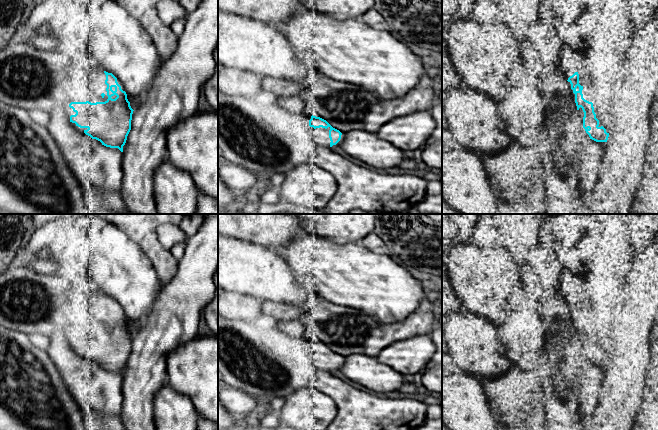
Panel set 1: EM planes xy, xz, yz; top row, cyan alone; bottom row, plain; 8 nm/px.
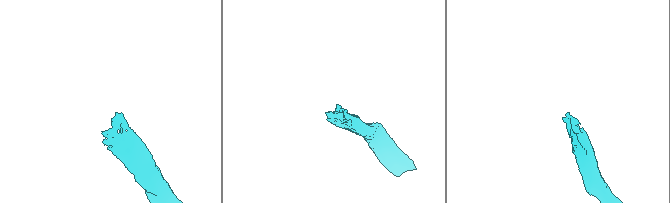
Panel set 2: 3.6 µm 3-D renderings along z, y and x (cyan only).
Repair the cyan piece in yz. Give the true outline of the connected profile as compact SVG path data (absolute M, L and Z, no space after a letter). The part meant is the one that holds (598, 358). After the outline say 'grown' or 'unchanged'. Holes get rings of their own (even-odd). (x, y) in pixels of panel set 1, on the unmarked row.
M562 268L559 282L565 277L568 278L570 288L576 287L578 289L578 295L570 300L567 305L571 308L571 313L575 318L577 334L581 331L584 336L583 352L589 359L590 363L596 366L607 366L609 357L606 356L606 353L603 350L599 350L599 344L596 342L593 327L583 322L582 314L585 292L581 287L579 277L575 276L569 270Z | grown

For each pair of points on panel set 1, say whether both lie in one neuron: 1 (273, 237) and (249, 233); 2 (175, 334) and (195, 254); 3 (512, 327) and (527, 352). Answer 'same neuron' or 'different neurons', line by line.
1: same neuron
2: same neuron
3: same neuron

